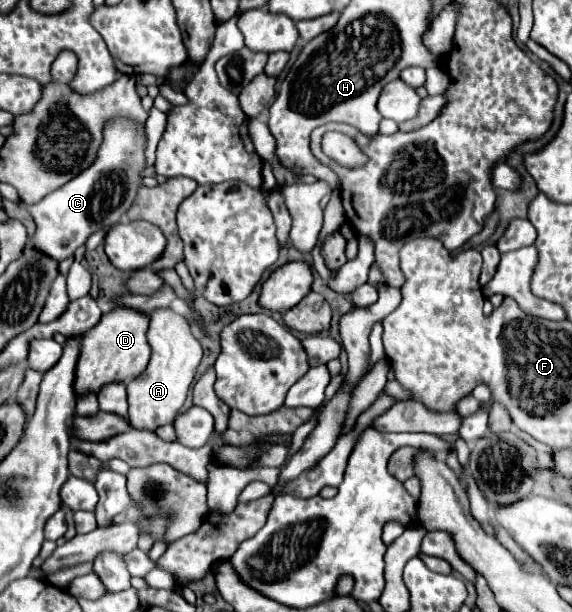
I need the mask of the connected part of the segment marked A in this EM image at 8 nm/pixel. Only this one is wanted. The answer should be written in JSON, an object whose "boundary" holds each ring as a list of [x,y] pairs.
{"boundary":[[[170,307],[154,309],[150,315],[148,343],[152,347],[152,359],[136,379],[126,383],[128,391],[128,421],[134,429],[154,431],[160,425],[172,423],[180,407],[186,401],[190,383],[196,375],[196,369],[202,361],[202,345],[192,333],[188,319]]]}

